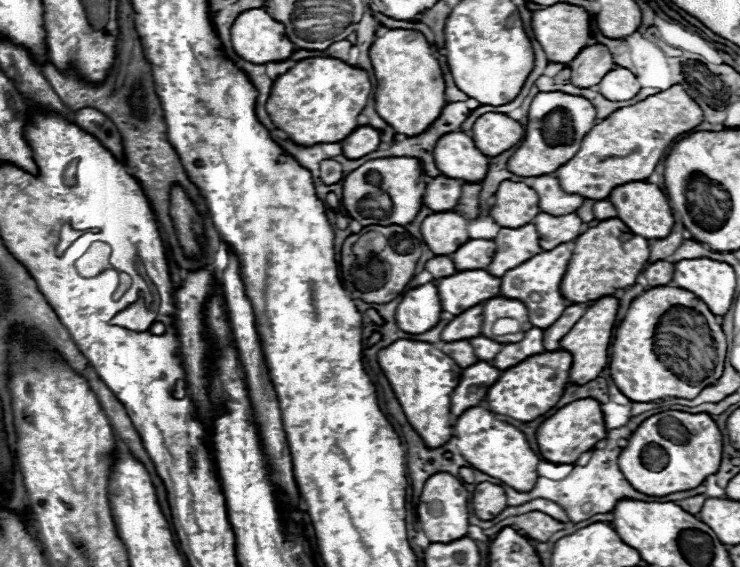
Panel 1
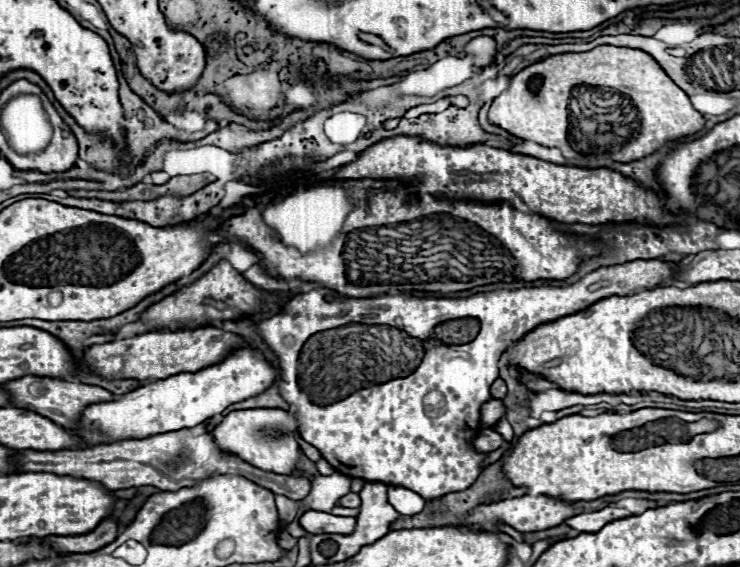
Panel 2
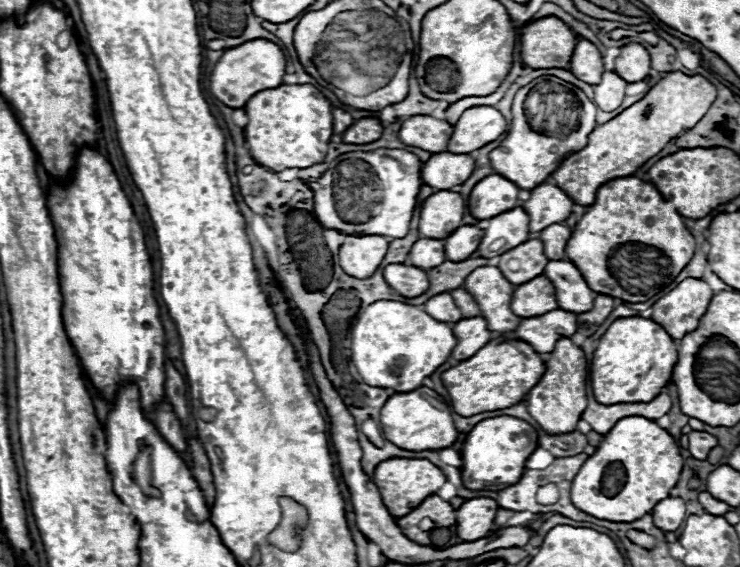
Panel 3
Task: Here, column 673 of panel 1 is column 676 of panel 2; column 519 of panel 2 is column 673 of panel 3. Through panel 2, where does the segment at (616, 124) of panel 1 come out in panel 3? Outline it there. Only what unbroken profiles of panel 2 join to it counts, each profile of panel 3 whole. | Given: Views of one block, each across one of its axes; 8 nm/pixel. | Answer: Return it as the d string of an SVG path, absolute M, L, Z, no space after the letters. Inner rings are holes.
M668 72L650 92L626 108L622 114L606 124L600 124L588 136L588 144L568 156L550 178L556 186L564 186L572 200L580 206L590 206L596 190L612 178L634 174L646 160L656 156L672 138L684 128L692 128L710 108L716 98L716 88L702 76L686 76L682 72Z

